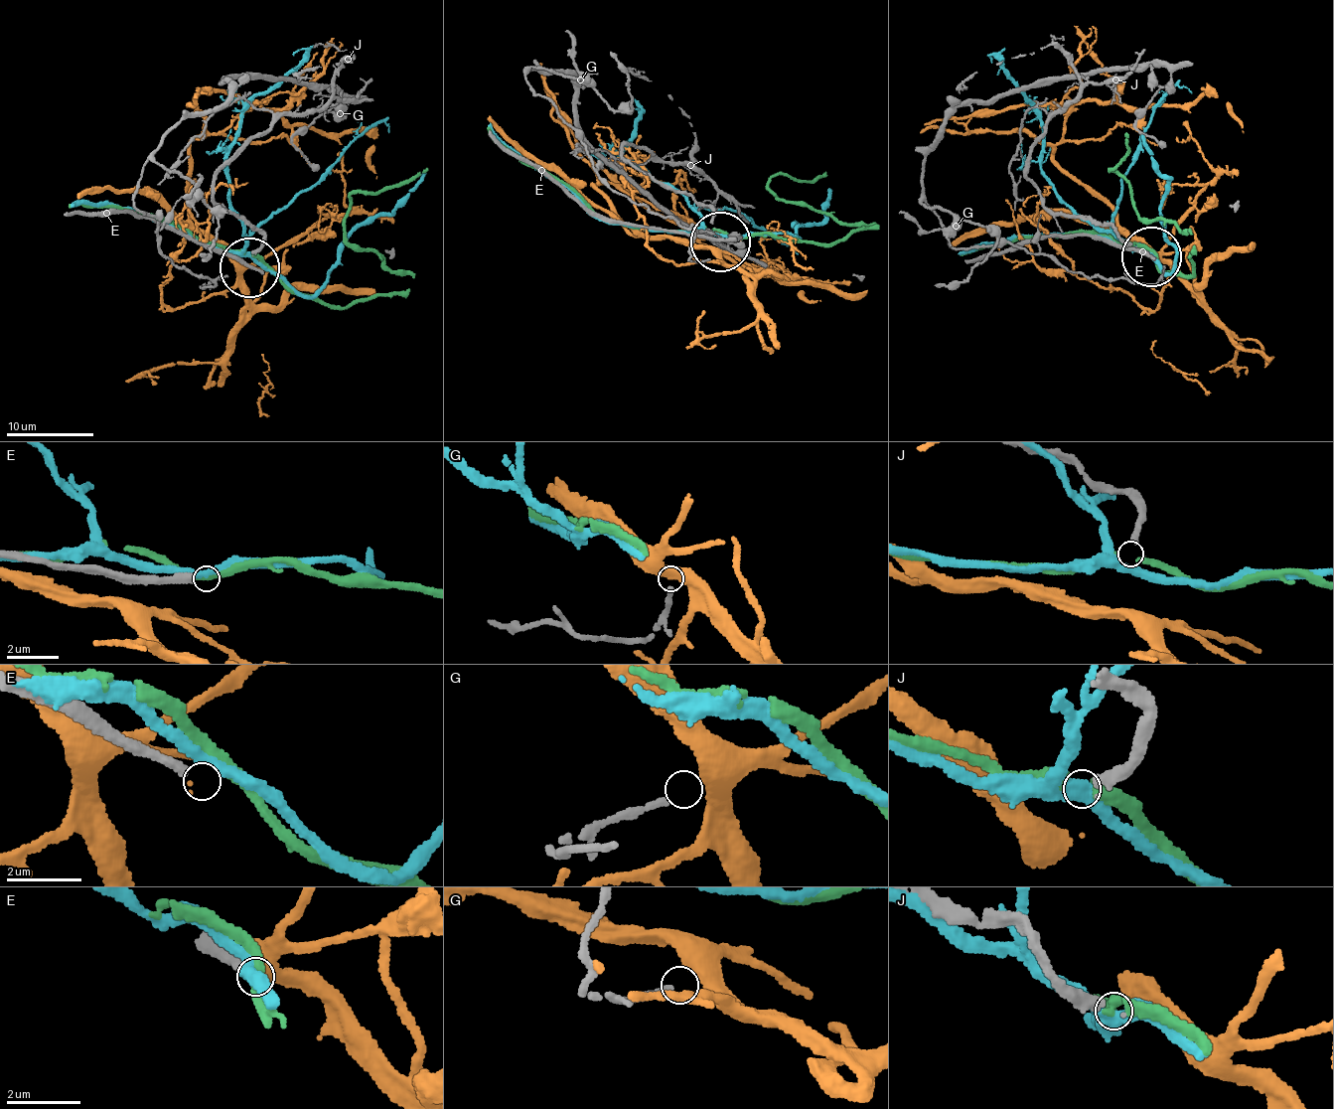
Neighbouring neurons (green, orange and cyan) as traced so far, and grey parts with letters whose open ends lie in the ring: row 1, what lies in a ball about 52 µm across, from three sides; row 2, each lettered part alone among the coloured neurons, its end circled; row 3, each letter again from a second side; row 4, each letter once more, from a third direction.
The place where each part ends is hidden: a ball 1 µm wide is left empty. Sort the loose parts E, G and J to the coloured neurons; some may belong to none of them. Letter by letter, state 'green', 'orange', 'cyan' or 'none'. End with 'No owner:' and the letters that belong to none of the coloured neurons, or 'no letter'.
E: none
G: none
J: green
No owner: E, G

